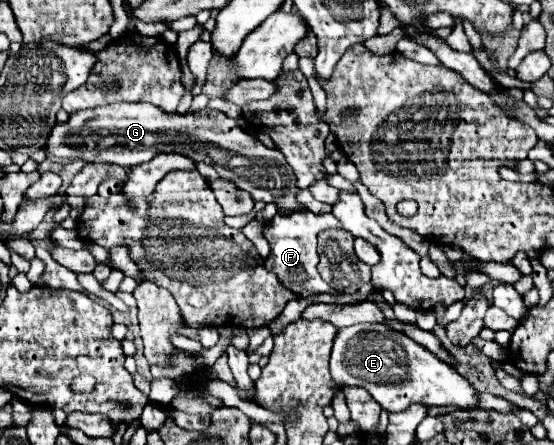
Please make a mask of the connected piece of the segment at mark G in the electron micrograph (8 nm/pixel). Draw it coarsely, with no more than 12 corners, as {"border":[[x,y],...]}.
{"border":[[114,103],[70,115],[50,155],[134,167],[158,153],[212,165],[278,209],[296,175],[222,111]]}

